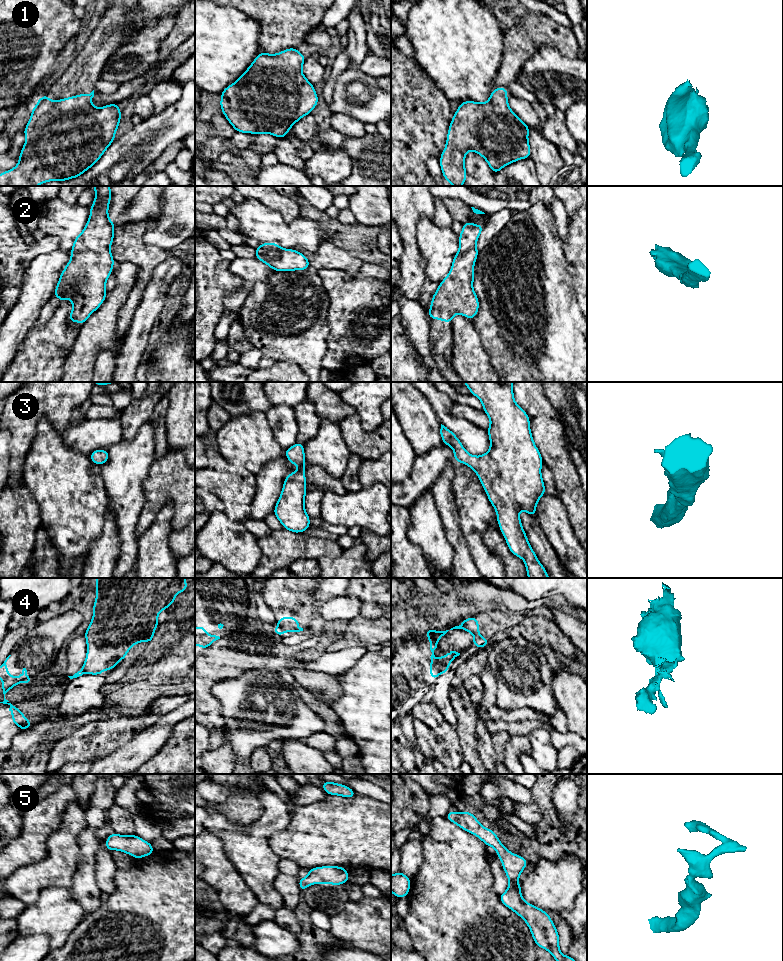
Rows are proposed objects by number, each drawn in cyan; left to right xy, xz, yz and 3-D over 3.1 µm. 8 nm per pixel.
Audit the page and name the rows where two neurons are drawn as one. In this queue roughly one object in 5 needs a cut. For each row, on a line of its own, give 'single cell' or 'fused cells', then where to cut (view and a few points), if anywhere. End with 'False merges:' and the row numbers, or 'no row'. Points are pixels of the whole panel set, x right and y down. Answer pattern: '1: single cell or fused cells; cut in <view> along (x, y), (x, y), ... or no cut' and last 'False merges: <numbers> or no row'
1: single cell; no cut
2: single cell; no cut
3: single cell; no cut
4: fused cells; cut in xz along (277, 625), (284, 631)
5: single cell; no cut
False merges: 4

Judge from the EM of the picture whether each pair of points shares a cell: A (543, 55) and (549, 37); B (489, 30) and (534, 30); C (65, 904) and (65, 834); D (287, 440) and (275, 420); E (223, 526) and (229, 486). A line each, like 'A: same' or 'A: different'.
A: different
B: different
C: different
D: same
E: different

